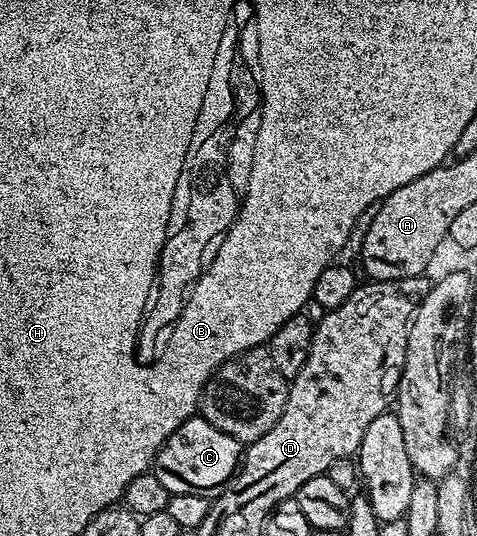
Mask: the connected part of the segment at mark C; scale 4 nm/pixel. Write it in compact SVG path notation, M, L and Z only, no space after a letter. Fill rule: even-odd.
M195 415L185 418L167 441L163 441L160 451L154 455L152 471L171 495L179 493L213 499L233 485L243 456L243 442L232 439L232 435L224 435L224 431L212 427L201 415Z

